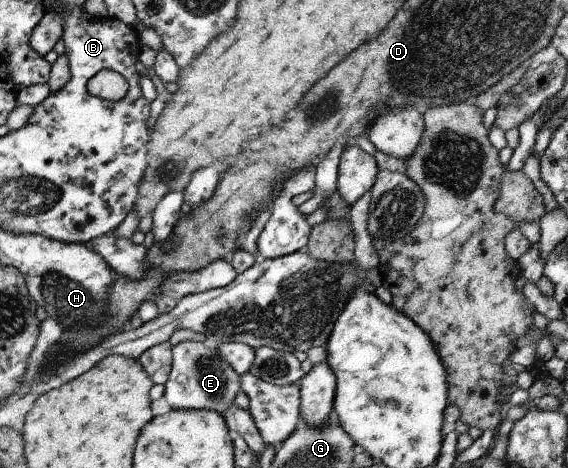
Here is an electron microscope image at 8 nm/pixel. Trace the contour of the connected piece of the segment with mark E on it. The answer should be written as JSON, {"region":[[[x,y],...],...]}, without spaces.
{"region":[[[194,340],[171,346],[171,368],[163,383],[164,401],[171,409],[207,409],[221,413],[232,404],[239,389],[239,375],[230,369],[215,350],[208,350]]]}

